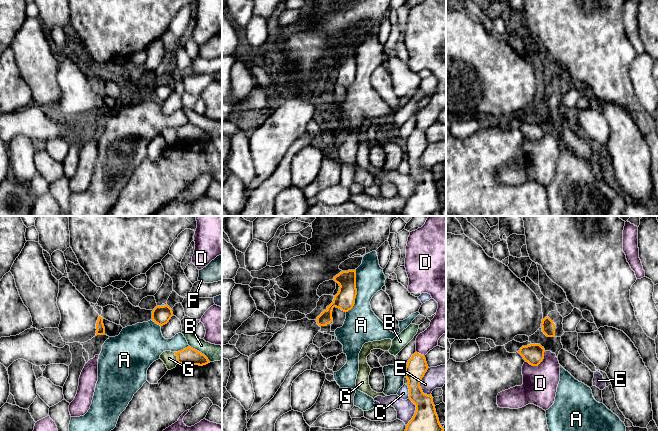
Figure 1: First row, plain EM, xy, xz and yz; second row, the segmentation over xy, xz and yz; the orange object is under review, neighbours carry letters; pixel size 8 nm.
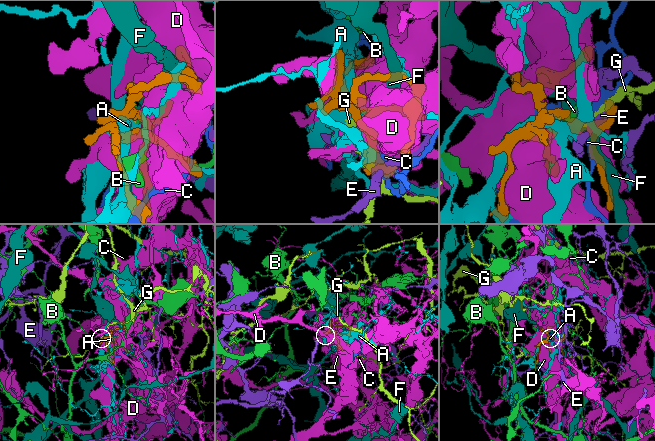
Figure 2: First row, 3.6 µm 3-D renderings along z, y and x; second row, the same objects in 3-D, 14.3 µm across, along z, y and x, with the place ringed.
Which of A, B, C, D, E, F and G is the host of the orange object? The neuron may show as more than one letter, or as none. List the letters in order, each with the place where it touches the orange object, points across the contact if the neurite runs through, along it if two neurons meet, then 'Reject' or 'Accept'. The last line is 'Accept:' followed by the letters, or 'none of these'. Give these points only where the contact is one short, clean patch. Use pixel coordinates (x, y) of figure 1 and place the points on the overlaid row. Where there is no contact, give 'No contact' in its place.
A: Touches orange at xz (356, 291). Reject
B: Touches orange at xy (200, 352). Reject
C: Touches orange at xz (409, 392). Reject
D: Touches orange at yz (538, 364). Reject
E: Touches orange at xz (420, 381). Reject
F: Touches orange at xz (405, 374). Reject
G: Touches orange at xy (177, 358). Reject
Accept: none of these

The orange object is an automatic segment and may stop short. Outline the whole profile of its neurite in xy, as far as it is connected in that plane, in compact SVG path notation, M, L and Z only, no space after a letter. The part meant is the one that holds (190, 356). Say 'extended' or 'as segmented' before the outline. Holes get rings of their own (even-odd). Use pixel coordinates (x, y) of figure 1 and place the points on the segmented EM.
as segmented | M190 346L174 353L177 356L178 364L181 365L189 364L203 366L210 363L210 361L204 354L191 348Z

